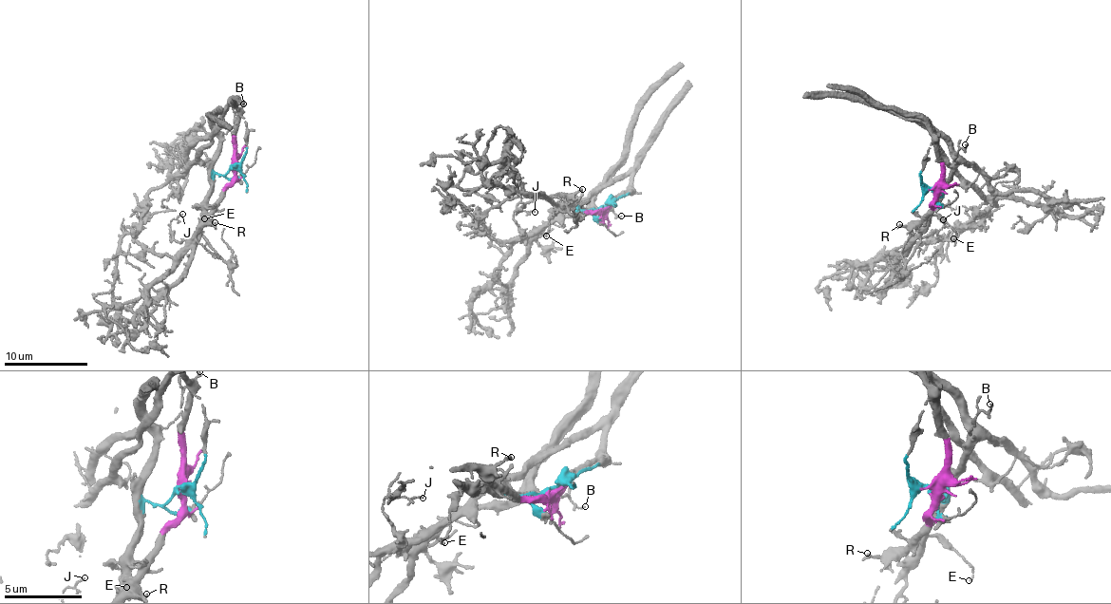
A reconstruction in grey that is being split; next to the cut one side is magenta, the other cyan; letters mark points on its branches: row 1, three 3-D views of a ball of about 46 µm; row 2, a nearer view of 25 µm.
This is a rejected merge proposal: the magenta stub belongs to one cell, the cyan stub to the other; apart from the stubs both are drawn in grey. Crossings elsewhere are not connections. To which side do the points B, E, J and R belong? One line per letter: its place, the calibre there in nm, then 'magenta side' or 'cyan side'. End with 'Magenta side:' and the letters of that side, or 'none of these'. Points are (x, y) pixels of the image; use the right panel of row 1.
B: at (965, 144); 70 nm thick; cyan side
E: at (953, 238); 110 nm thick; cyan side
J: at (943, 219); 70 nm thick; magenta side
R: at (899, 224); 180 nm thick; magenta side
Magenta side: J, R

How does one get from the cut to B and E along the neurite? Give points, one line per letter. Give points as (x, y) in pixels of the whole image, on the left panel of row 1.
B: (235, 165), (222, 176), (214, 169), (219, 139), (227, 132), (244, 103)
E: (235, 165), (222, 176), (216, 175), (213, 191), (199, 207), (204, 217)

